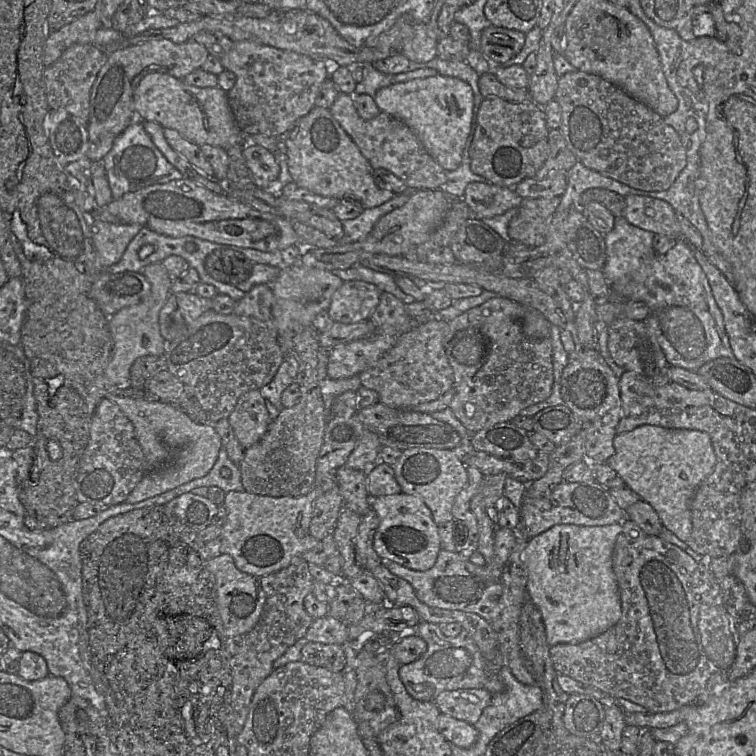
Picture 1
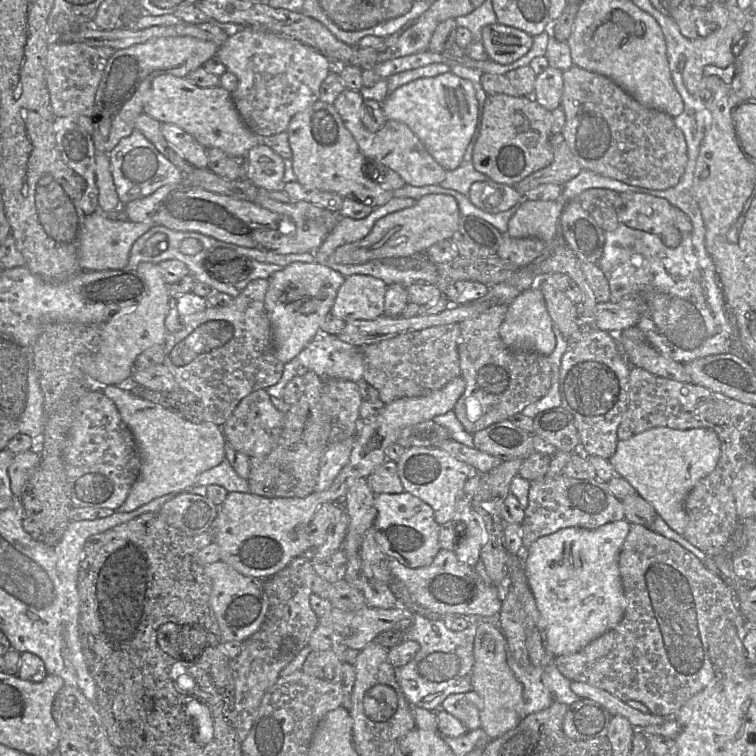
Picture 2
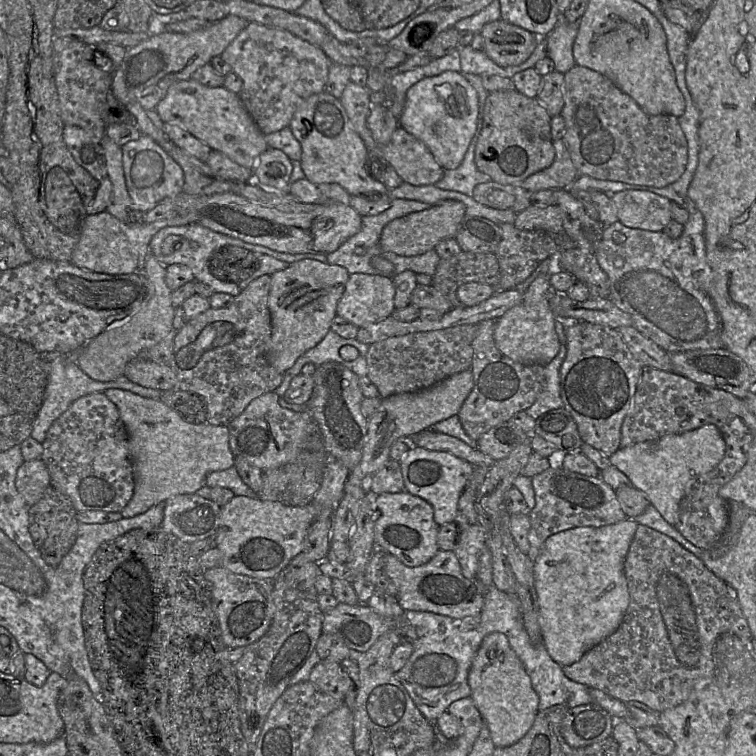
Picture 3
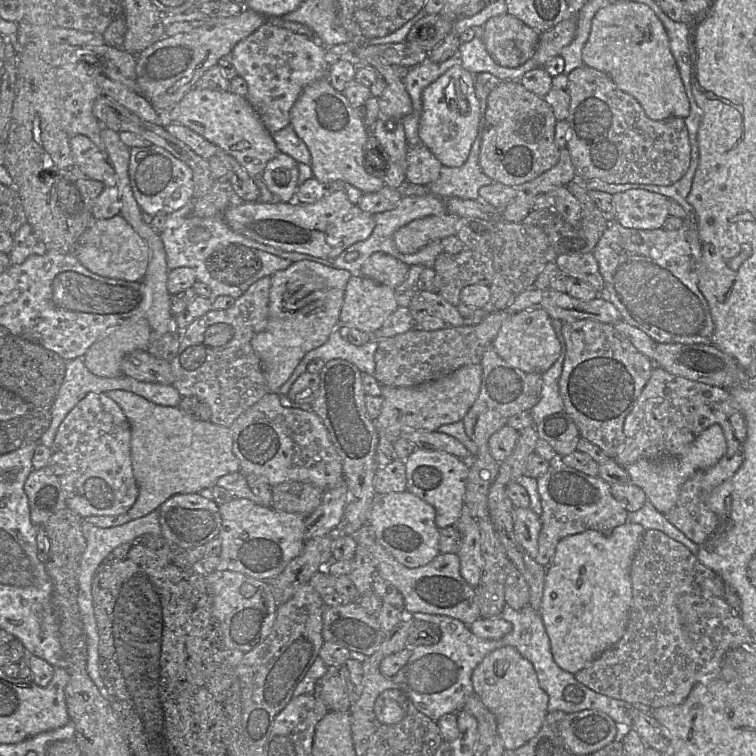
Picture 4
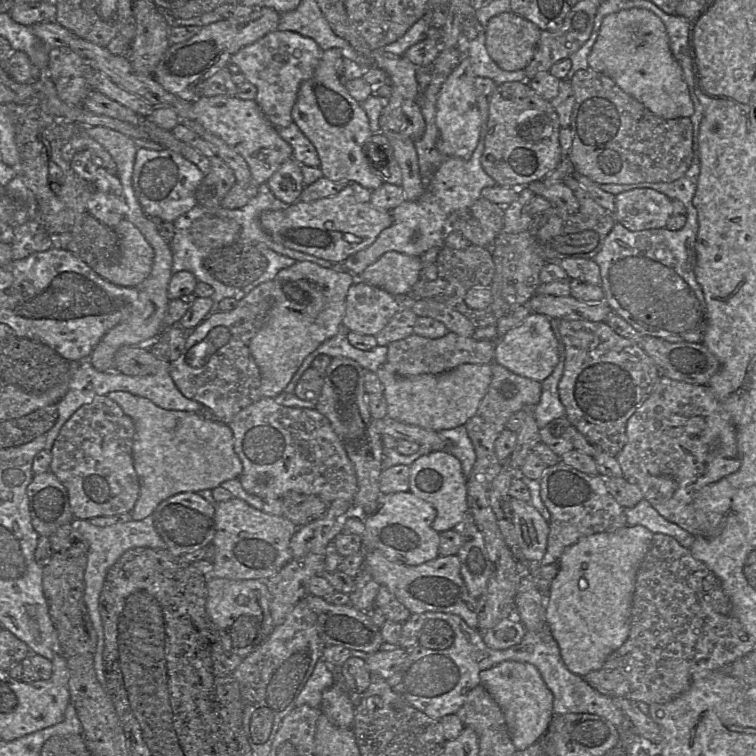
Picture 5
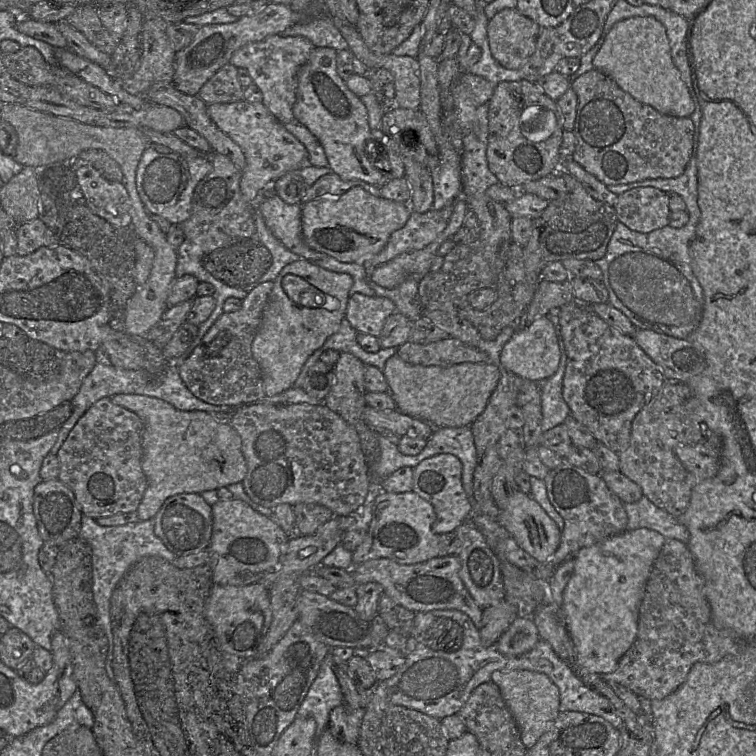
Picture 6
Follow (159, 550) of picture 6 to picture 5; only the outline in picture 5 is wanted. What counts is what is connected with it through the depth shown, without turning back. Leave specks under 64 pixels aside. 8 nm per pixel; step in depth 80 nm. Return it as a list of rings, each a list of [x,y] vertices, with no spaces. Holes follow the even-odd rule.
[[[149,515],[138,521],[132,519],[129,522],[116,523],[111,526],[103,527],[95,526],[91,524],[89,520],[84,519],[74,519],[72,524],[89,543],[87,566],[85,570],[85,602],[93,628],[97,634],[94,668],[98,681],[105,687],[106,677],[104,674],[103,662],[104,631],[99,612],[99,597],[107,572],[118,561],[123,553],[129,549],[138,547],[165,549],[167,546],[155,528],[153,515]]]

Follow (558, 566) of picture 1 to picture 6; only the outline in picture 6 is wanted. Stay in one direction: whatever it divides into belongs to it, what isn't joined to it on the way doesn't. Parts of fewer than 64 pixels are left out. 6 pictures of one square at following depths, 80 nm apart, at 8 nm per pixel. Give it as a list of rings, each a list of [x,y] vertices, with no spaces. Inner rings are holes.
[[[648,528],[626,530],[575,553],[573,574],[563,592],[560,622],[571,637],[578,664],[589,672],[599,675],[614,672],[619,660],[635,641],[645,586],[665,539],[659,532]]]

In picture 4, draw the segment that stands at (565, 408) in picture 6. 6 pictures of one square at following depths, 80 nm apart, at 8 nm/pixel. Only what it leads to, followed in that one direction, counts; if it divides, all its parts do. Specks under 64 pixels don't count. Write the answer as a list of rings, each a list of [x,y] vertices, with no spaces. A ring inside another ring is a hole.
[[[552,320],[556,337],[560,343],[560,356],[557,361],[542,374],[543,387],[539,402],[530,410],[534,426],[549,415],[564,411],[564,402],[559,392],[559,379],[563,370],[566,345],[562,334],[563,322]]]

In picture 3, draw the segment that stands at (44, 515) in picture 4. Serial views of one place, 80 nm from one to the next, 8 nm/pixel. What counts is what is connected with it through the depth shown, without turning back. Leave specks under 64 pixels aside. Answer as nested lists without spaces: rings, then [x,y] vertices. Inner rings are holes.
[[[42,459],[24,461],[17,469],[15,486],[31,507],[43,496],[51,486],[49,471]]]

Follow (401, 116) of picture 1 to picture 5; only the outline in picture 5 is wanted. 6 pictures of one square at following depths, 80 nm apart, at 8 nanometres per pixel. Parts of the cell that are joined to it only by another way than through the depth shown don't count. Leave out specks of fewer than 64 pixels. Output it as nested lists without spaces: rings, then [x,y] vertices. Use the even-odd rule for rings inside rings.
[[[462,57],[457,67],[442,84],[436,101],[436,125],[438,139],[436,147],[445,157],[470,159],[480,137],[480,112],[475,96],[474,80],[470,58]]]

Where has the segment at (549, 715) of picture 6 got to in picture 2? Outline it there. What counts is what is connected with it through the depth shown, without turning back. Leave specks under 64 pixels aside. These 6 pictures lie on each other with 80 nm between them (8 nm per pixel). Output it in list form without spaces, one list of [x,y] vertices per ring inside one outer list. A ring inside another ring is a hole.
[[[465,616],[470,624],[477,624],[474,640],[474,665],[472,669],[472,691],[483,700],[480,712],[481,727],[490,740],[496,739],[520,722],[520,706],[523,702],[523,685],[517,680],[507,662],[506,639],[499,628],[482,616]]]

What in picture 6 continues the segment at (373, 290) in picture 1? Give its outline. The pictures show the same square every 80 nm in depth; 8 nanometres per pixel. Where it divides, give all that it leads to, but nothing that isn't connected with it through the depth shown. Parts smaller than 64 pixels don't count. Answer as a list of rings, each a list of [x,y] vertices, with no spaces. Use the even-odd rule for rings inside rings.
[[[350,295],[345,318],[357,333],[378,337],[388,317],[397,312],[395,304],[386,297]]]

